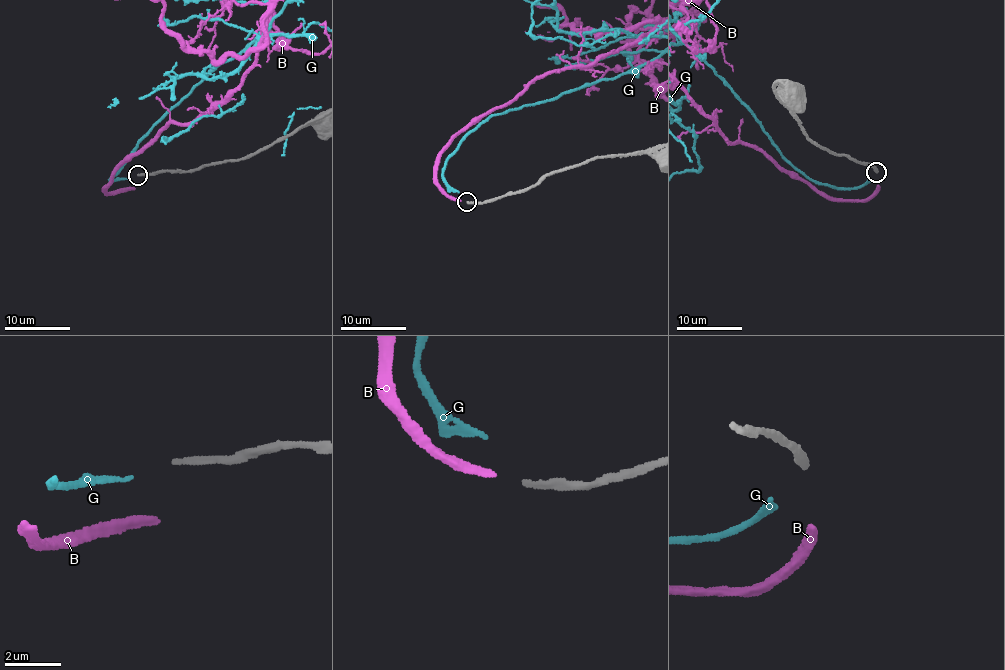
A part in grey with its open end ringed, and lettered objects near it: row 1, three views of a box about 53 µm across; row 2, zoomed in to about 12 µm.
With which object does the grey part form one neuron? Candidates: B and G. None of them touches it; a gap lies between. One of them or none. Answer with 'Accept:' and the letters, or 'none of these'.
Accept: G

